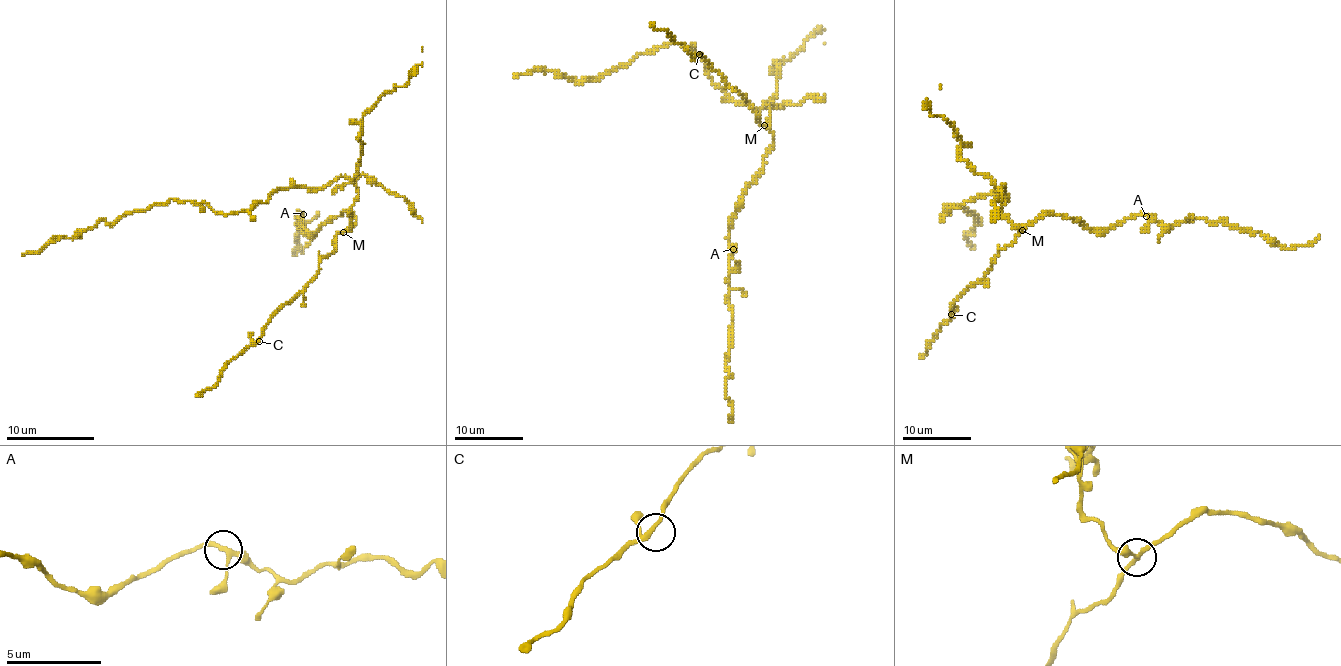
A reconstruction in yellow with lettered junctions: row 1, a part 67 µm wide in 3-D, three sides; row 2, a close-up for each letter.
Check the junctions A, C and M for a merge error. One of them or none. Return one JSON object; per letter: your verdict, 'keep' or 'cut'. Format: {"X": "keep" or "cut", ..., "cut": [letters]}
{"A": "keep", "C": "keep", "M": "cut", "cut": ["M"]}

